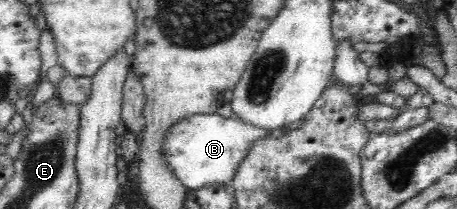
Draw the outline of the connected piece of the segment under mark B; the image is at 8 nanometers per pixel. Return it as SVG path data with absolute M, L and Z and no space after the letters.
M216 113L194 114L186 119L171 124L160 142L160 153L163 154L164 165L189 190L210 184L230 184L236 168L247 154L247 147L266 130L254 127L244 120L224 118Z

